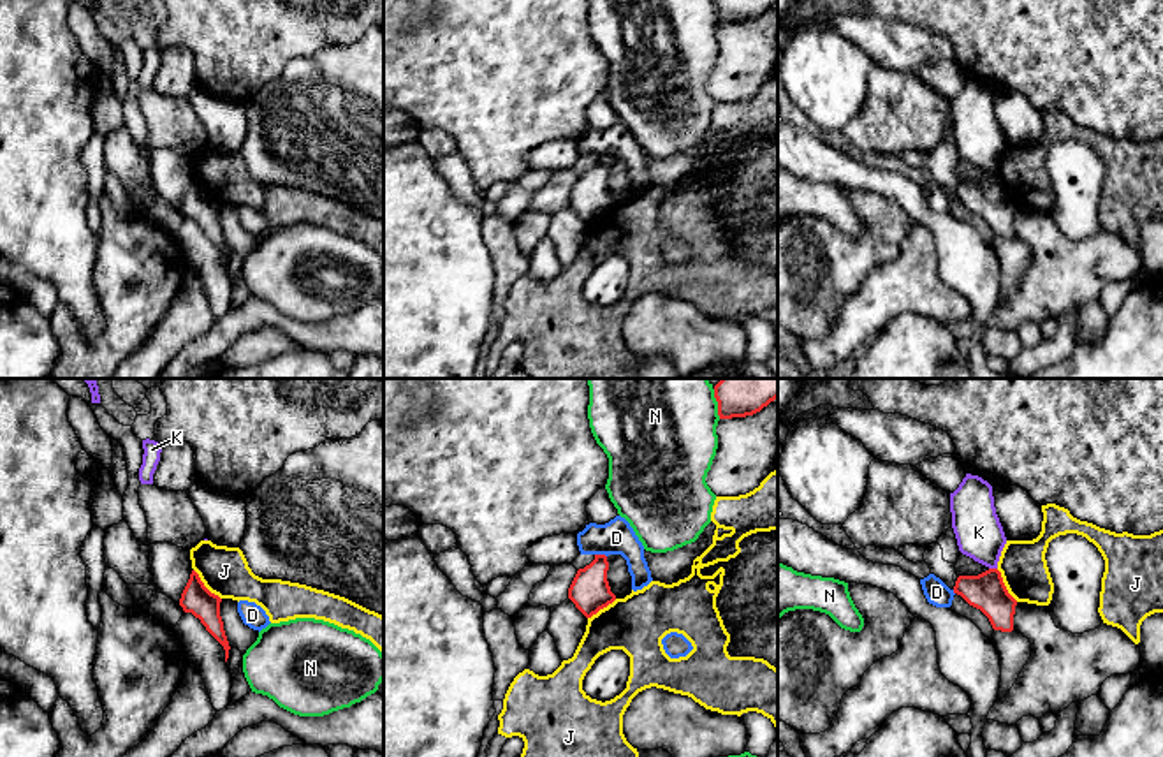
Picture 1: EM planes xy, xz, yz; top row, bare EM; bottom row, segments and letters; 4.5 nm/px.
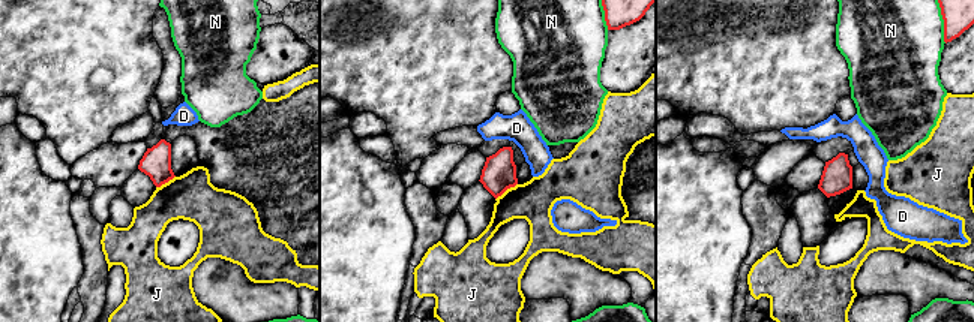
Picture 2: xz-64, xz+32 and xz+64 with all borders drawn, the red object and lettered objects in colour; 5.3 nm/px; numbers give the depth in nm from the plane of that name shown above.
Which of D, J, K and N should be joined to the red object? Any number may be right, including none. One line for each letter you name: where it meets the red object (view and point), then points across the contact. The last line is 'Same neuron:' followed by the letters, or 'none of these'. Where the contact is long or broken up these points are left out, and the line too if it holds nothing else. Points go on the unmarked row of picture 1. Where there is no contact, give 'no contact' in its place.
Same neuron: none of these

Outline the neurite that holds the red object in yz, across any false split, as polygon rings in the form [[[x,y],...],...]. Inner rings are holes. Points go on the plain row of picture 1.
[[[989,174],[978,181],[959,181],[954,199],[980,215],[989,224],[994,236],[1013,236],[1017,206],[1008,199],[998,174]]]

